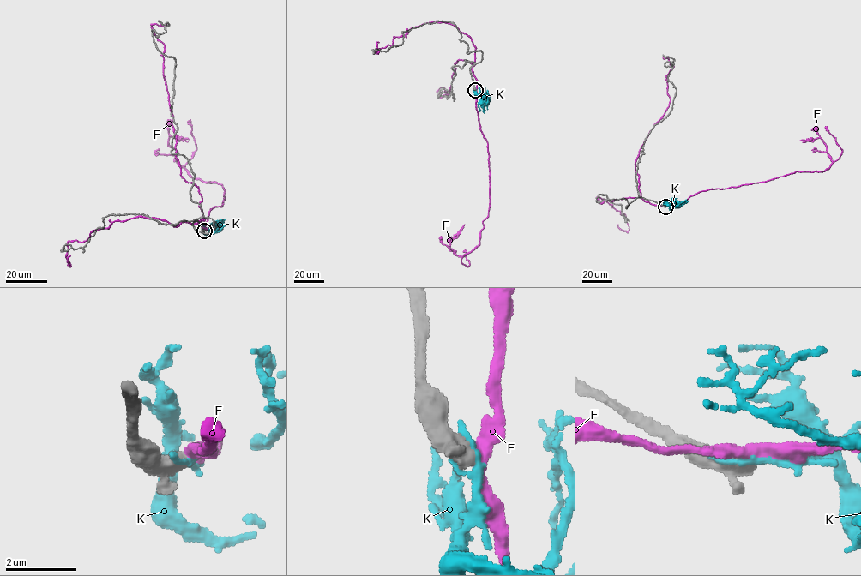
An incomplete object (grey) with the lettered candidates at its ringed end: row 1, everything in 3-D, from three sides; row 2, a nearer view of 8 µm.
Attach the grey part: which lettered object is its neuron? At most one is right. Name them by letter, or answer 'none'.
none

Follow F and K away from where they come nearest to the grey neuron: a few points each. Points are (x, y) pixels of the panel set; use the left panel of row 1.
F: (205, 230), (209, 212), (223, 204), (224, 189), (215, 182), (195, 179), (177, 161), (170, 135), (189, 140)
K: (204, 230), (207, 234), (210, 234), (222, 226), (221, 224), (212, 223)

